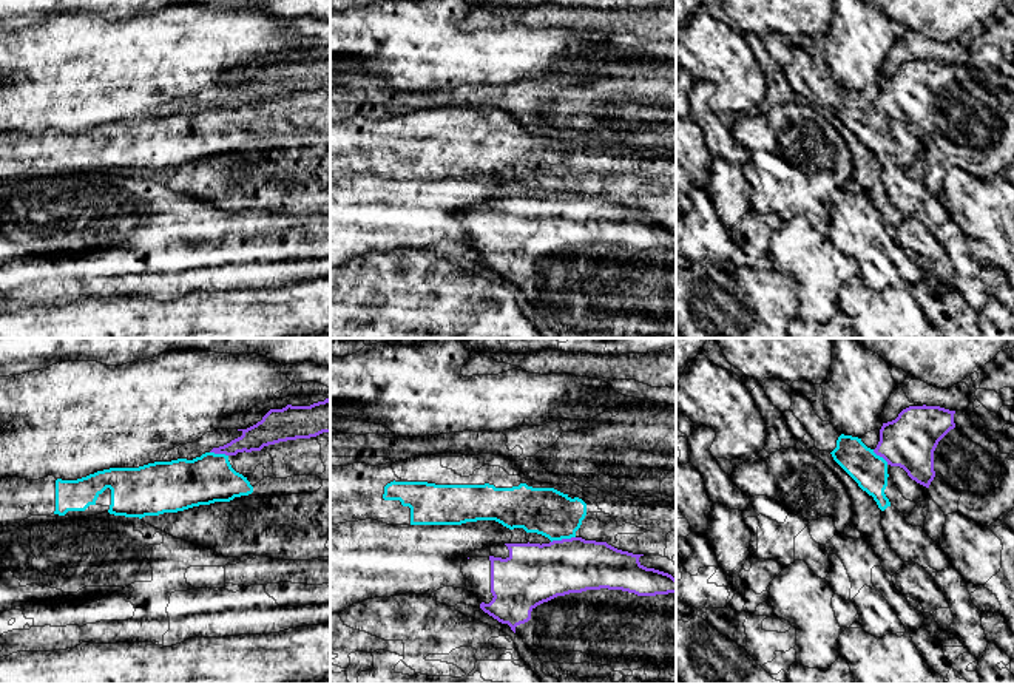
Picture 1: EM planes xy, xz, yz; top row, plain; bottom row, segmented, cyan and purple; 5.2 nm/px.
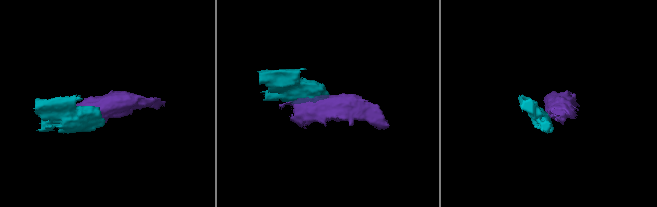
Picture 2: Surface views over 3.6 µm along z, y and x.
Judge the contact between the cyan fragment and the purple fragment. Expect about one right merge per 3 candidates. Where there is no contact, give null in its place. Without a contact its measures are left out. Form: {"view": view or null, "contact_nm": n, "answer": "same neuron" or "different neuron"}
{"view": "xz", "contact_nm": 130, "answer": "different neuron"}

